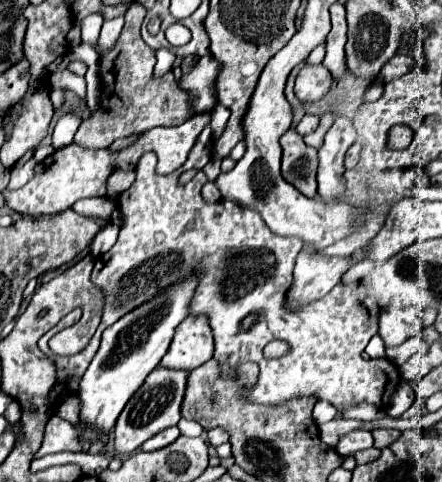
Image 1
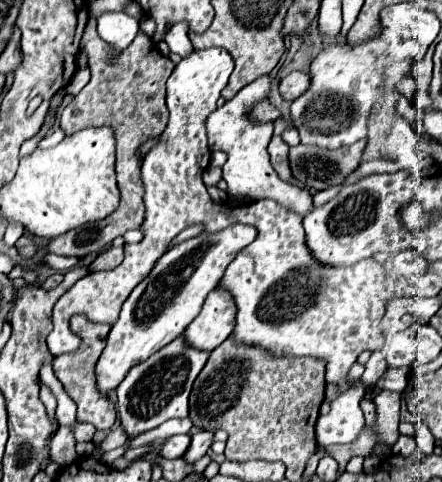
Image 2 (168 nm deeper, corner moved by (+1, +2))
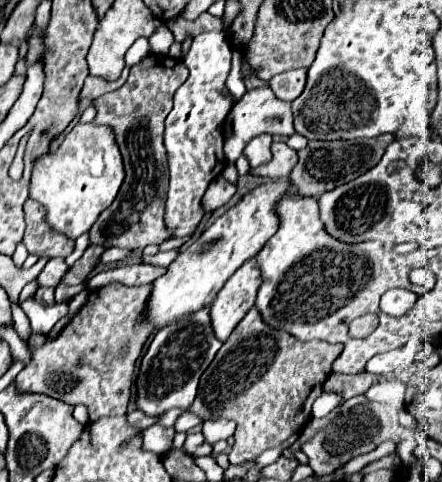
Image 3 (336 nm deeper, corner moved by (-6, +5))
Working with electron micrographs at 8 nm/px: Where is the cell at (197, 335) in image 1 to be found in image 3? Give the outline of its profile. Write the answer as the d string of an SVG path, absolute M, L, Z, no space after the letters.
M251 258L219 290L217 298L211 304L211 324L215 336L221 342L229 338L237 322L255 304L255 296L261 282L263 278L261 278L261 270L257 268L257 258Z

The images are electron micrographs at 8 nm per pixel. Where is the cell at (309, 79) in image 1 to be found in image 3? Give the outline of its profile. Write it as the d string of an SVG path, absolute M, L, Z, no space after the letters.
M297 68L297 70L287 70L281 72L277 76L273 76L269 80L269 88L273 90L273 94L279 100L287 100L293 102L305 88L305 78L307 78L307 70Z

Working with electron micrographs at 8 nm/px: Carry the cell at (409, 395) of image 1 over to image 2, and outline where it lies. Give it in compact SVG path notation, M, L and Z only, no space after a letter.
M400 435L396 445L392 447L392 453L394 455L409 455L417 449L417 444L414 436Z

